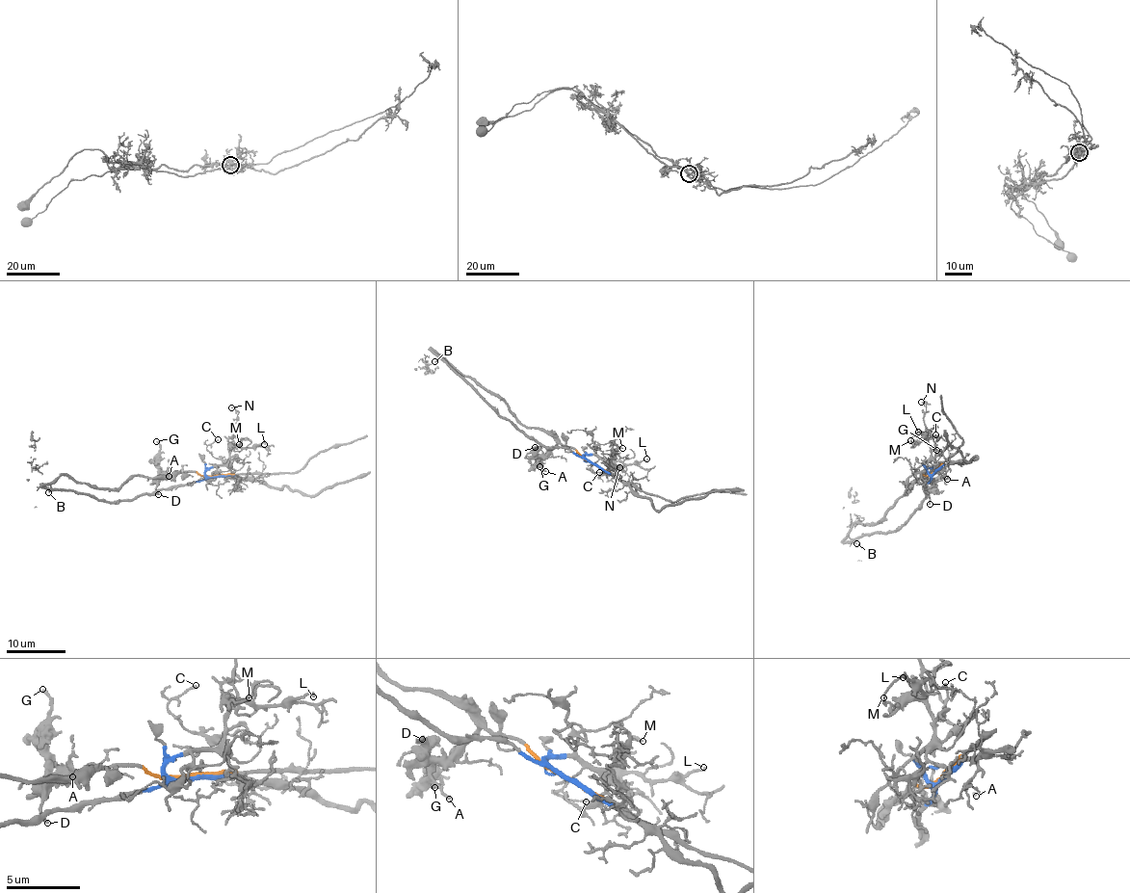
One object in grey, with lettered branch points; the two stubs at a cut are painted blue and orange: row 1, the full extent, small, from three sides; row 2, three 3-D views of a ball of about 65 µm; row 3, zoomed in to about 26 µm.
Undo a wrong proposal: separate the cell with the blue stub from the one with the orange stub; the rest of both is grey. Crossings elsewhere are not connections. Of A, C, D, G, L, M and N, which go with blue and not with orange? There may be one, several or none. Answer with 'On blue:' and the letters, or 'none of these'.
On blue: C, L, M, N

